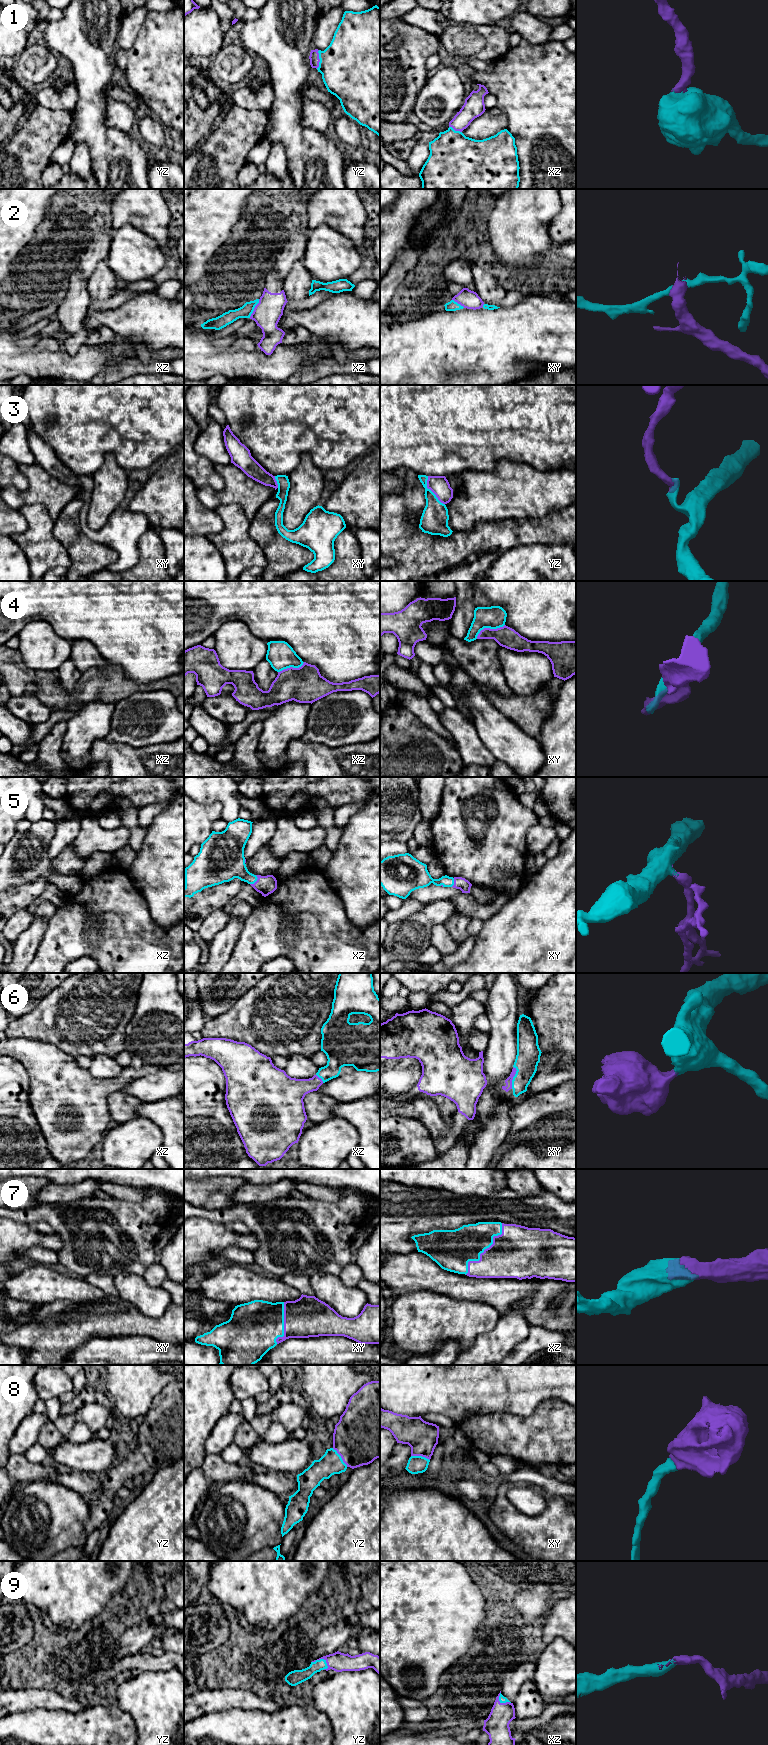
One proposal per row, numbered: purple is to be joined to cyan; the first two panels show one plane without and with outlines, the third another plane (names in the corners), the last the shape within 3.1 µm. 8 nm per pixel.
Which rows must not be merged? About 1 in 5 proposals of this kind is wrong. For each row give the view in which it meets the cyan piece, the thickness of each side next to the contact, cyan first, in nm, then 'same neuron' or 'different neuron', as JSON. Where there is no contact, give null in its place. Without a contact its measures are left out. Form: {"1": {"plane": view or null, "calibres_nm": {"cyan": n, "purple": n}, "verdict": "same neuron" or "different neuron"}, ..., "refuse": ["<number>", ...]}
{"1": {"plane": "yz", "calibres_nm": {"cyan": 460, "purple": 80}, "verdict": "same neuron"}, "2": {"plane": "xz", "calibres_nm": {"cyan": 100, "purple": 220}, "verdict": "different neuron"}, "3": {"plane": "yz", "calibres_nm": {"cyan": 220, "purple": 160}, "verdict": "same neuron"}, "4": {"plane": "xy", "calibres_nm": {"cyan": 180, "purple": 160}, "verdict": "different neuron"}, "5": {"plane": "xz", "calibres_nm": {"cyan": 240, "purple": 150}, "verdict": "same neuron"}, "6": {"plane": "xy", "calibres_nm": {"cyan": 190, "purple": 60}, "verdict": "same neuron"}, "7": {"plane": "xz", "calibres_nm": {"cyan": 320, "purple": 380}, "verdict": "same neuron"}, "8": {"plane": "yz", "calibres_nm": {"cyan": 180, "purple": 440}, "verdict": "same neuron"}, "9": {"plane": "yz", "calibres_nm": {"cyan": 110, "purple": 150}, "verdict": "same neuron"}, "refuse": ["2", "4"]}

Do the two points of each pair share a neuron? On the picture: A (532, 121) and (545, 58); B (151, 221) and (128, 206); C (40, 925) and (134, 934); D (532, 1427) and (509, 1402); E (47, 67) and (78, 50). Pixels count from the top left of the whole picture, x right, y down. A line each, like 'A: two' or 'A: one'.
A: one
B: one
C: two
D: two
E: two

